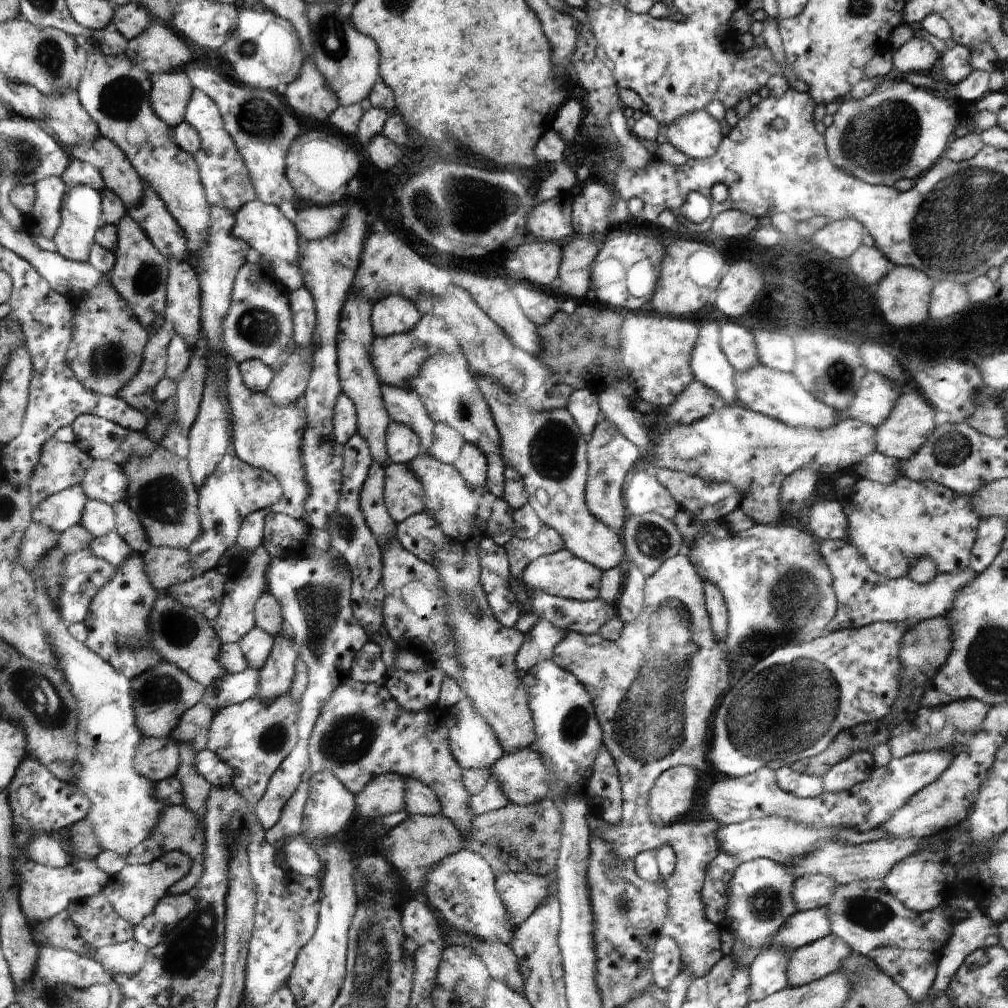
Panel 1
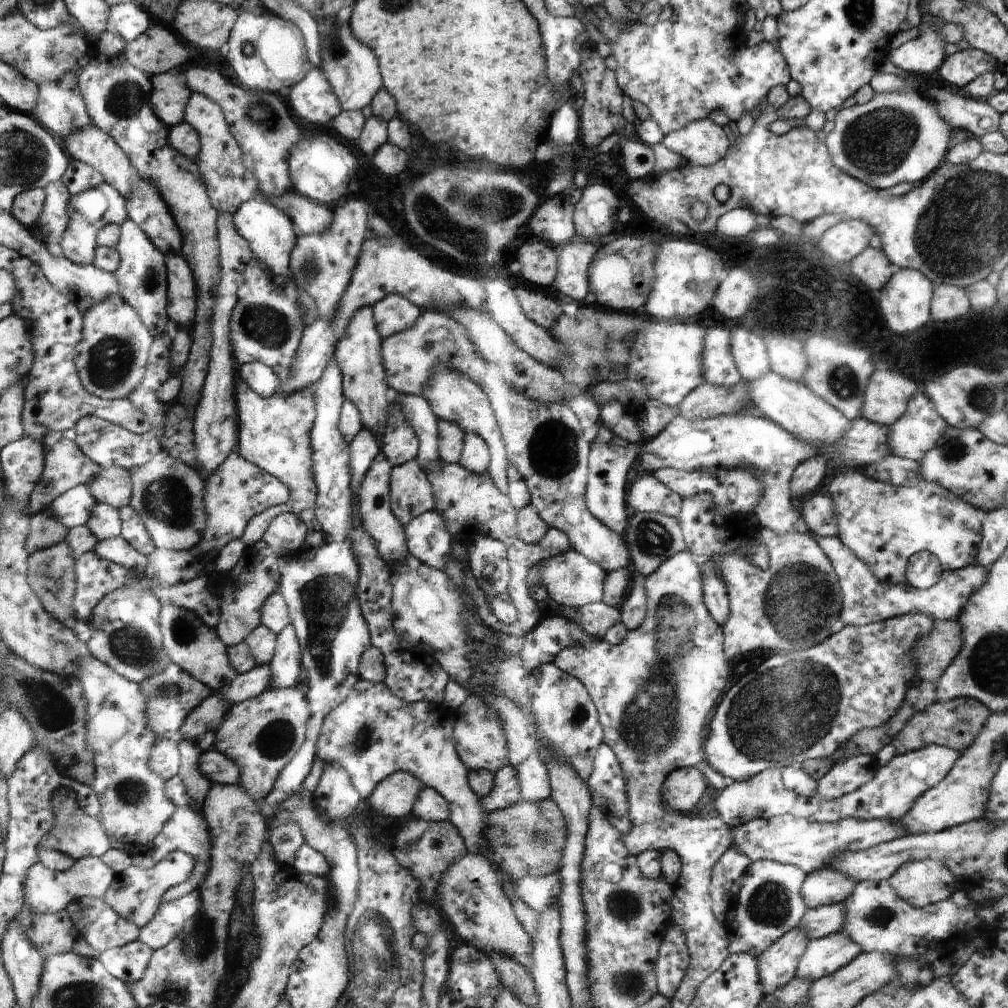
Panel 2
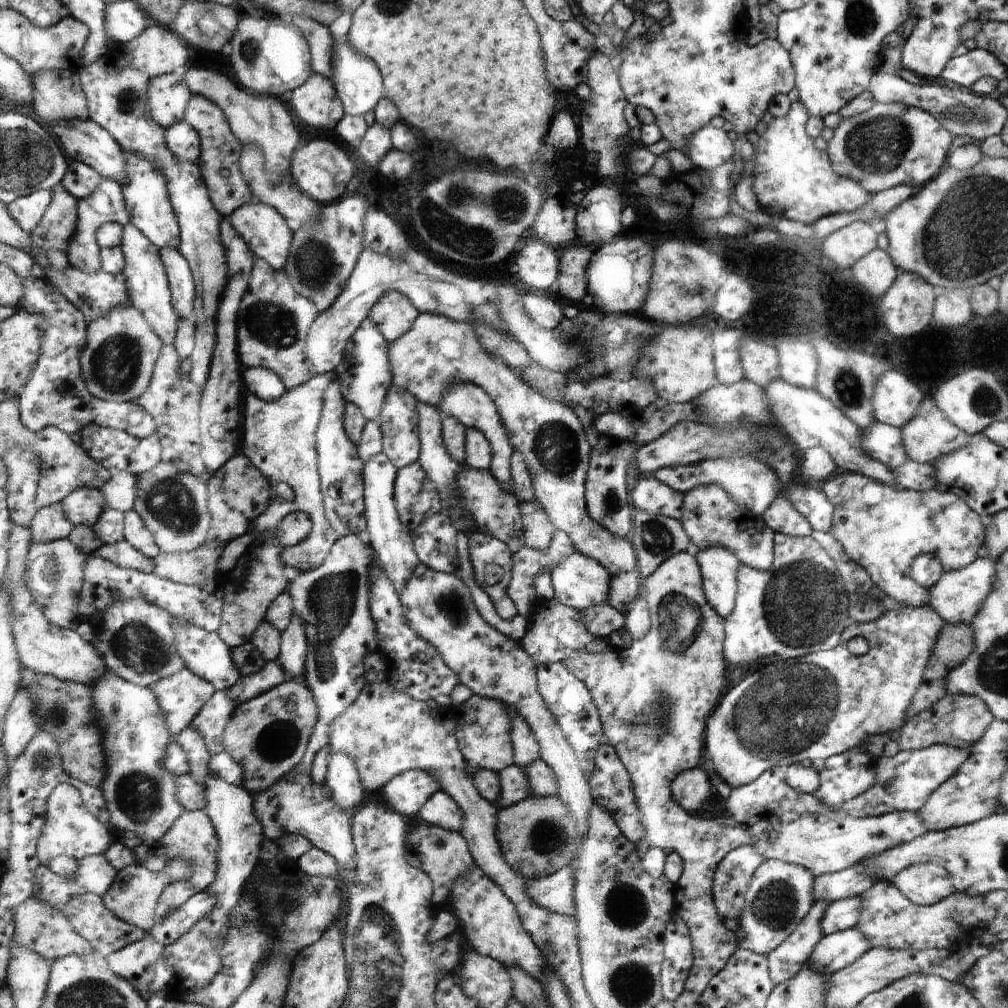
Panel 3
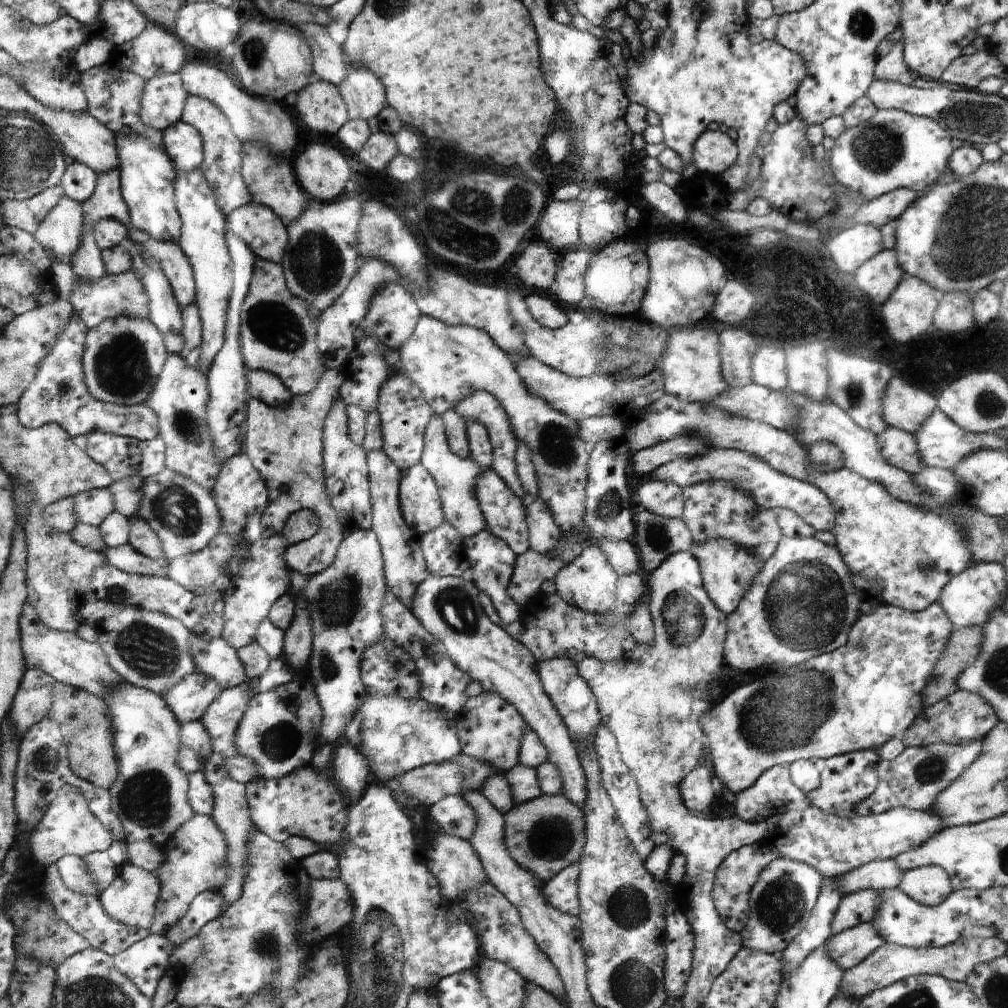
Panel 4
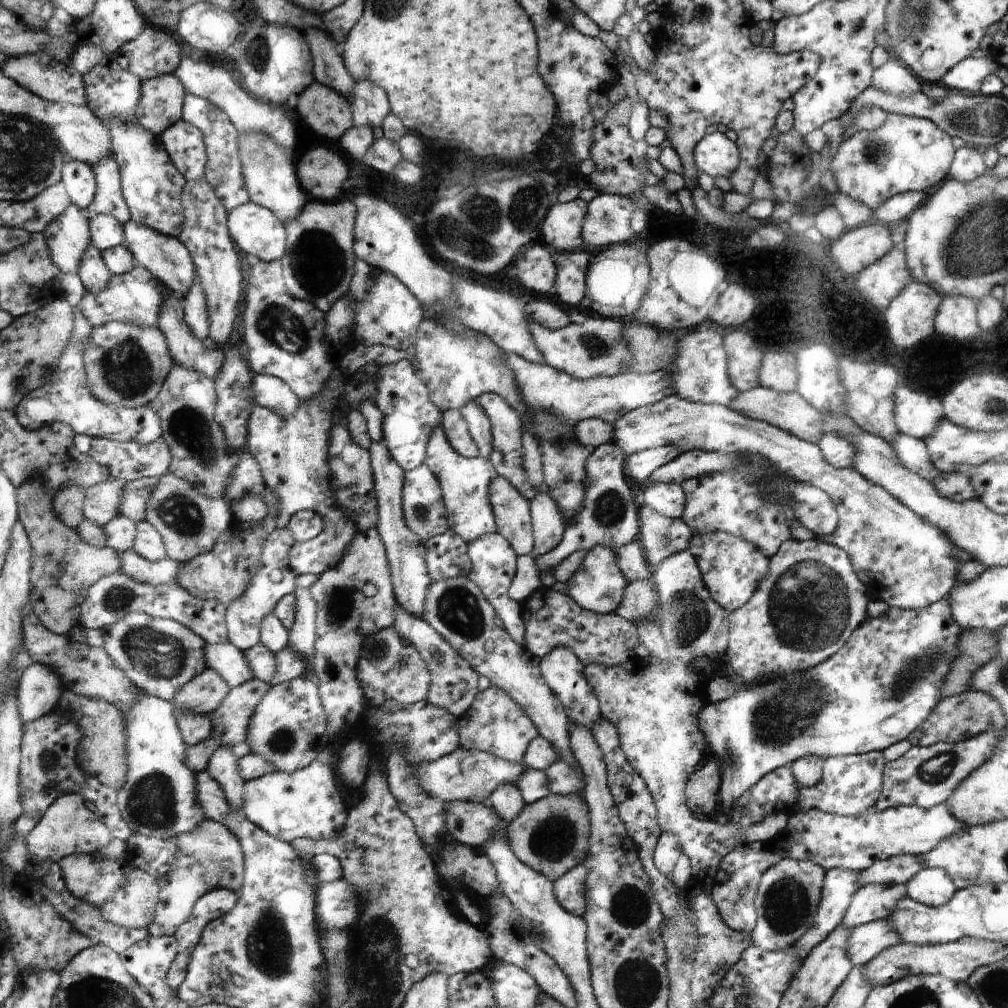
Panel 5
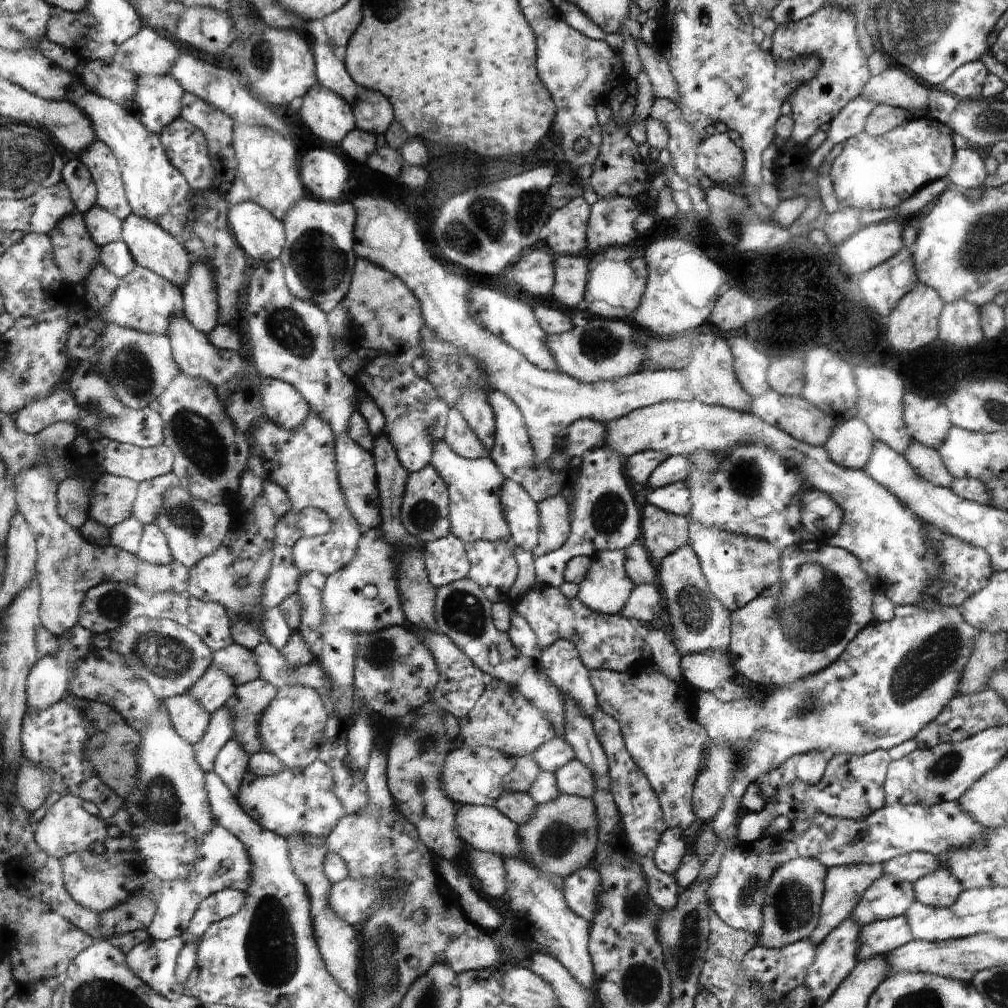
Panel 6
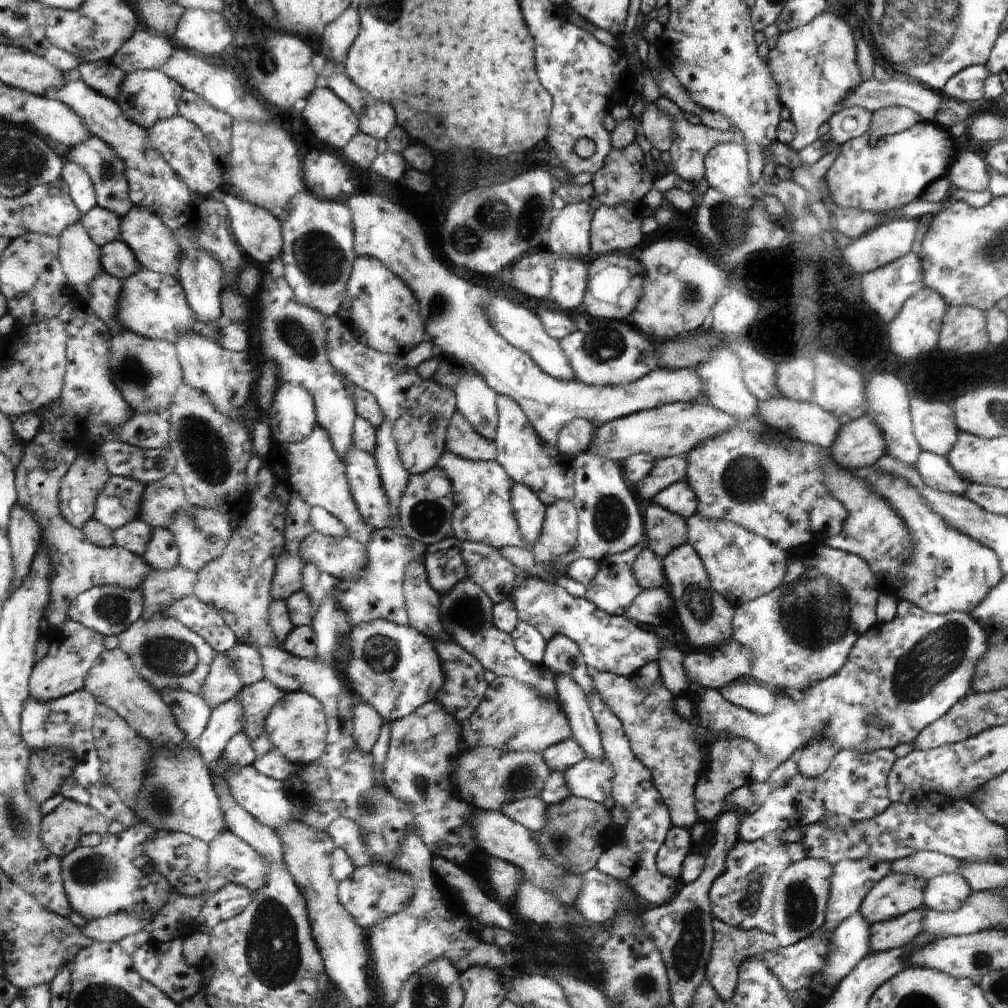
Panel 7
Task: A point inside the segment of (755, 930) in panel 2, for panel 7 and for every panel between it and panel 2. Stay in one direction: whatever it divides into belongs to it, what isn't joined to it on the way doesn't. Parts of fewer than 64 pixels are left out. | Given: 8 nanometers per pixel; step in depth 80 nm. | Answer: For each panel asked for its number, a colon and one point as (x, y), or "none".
3: (781, 894)
4: (782, 900)
5: (789, 895)
6: (794, 895)
7: (801, 897)

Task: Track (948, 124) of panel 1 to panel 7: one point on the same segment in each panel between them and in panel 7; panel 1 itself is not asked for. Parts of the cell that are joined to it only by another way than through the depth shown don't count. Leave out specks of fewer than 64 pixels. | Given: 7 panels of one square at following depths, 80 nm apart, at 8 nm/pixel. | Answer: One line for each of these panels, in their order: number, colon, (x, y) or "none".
2: (900, 137)
3: (891, 144)
4: (895, 149)
5: (906, 153)
6: (871, 173)
7: (879, 176)

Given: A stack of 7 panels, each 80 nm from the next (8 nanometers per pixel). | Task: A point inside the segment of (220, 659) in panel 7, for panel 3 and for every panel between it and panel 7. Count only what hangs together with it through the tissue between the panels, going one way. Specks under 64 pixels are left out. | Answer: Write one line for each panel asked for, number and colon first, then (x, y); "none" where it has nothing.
3: (181, 697)
4: (189, 699)
5: (203, 694)
6: (212, 691)

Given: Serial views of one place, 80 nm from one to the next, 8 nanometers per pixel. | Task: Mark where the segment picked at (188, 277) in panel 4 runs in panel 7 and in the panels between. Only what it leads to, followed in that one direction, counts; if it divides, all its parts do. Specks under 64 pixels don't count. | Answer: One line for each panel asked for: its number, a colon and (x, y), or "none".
5: (167, 258)
6: (154, 248)
7: (152, 242)

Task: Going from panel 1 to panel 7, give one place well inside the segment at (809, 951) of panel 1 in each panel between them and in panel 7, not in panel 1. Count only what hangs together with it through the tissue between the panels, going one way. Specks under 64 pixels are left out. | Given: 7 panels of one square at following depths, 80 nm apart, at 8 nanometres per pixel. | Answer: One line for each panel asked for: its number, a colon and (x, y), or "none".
2: (825, 955)
3: (835, 951)
4: (850, 947)
5: (866, 941)
6: (878, 939)
7: (885, 935)

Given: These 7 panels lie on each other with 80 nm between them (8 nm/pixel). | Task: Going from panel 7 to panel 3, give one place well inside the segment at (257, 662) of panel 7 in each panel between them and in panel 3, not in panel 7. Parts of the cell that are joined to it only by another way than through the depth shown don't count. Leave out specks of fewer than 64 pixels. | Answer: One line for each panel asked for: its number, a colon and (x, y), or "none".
3: (205, 653)
4: (215, 657)
5: (231, 663)
6: (239, 662)

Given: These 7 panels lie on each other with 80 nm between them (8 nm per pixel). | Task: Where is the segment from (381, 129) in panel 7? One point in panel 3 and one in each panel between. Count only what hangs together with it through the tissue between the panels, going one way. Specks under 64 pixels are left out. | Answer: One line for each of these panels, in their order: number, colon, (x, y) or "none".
3: (358, 81)
4: (365, 96)
5: (370, 105)
6: (374, 112)

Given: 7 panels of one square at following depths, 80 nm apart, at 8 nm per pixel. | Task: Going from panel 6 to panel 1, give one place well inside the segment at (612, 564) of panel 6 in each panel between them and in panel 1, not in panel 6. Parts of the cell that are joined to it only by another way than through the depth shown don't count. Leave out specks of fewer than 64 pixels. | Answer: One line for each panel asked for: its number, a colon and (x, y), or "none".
1: (562, 574)
2: (572, 580)
3: (580, 581)
4: (589, 583)
5: (598, 586)

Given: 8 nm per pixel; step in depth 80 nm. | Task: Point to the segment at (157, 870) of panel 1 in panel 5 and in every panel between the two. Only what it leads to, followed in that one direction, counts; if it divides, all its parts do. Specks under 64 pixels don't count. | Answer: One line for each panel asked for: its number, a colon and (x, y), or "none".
2: (136, 895)
3: (133, 898)
4: (131, 898)
5: (132, 907)

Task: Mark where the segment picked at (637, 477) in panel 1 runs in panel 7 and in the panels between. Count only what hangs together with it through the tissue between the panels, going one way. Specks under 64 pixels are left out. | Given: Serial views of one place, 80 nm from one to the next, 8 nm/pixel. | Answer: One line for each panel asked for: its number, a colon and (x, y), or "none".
2: (648, 495)
3: (651, 495)
4: (662, 498)
5: (670, 499)
6: (676, 498)
7: (680, 497)

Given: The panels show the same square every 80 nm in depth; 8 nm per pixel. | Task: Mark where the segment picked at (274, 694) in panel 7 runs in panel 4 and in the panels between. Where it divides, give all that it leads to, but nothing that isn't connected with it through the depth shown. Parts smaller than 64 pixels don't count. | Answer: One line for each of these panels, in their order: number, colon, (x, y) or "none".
4: (223, 719)
5: (231, 721)
6: (251, 699)

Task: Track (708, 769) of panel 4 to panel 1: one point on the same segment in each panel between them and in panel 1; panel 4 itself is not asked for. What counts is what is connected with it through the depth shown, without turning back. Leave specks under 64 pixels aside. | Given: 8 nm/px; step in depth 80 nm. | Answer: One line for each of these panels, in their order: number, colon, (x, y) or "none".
1: (673, 793)
2: (684, 787)
3: (691, 789)

